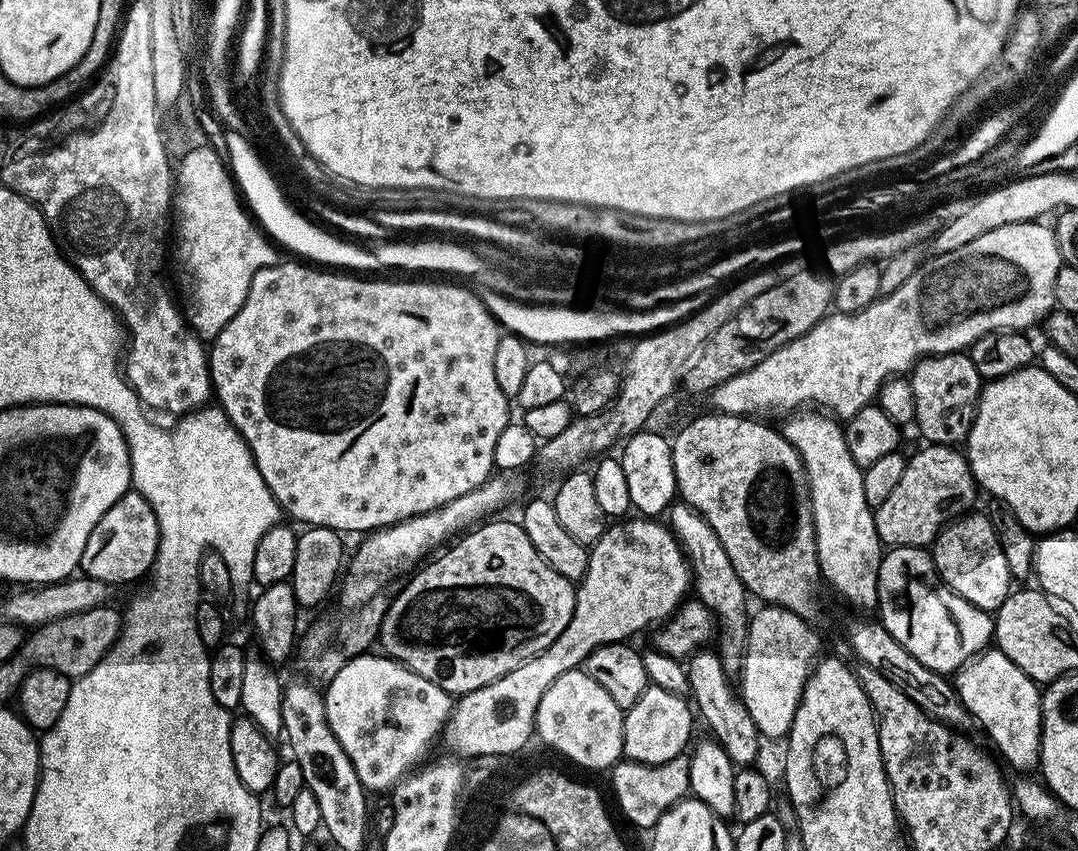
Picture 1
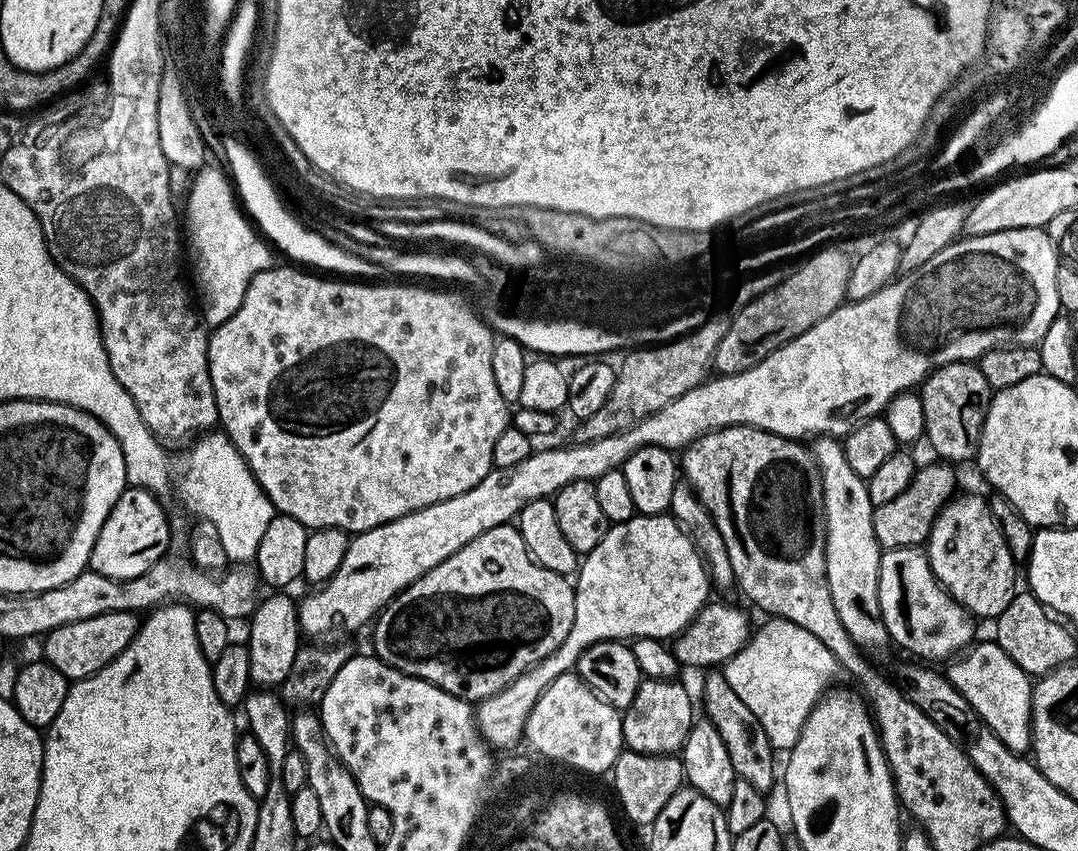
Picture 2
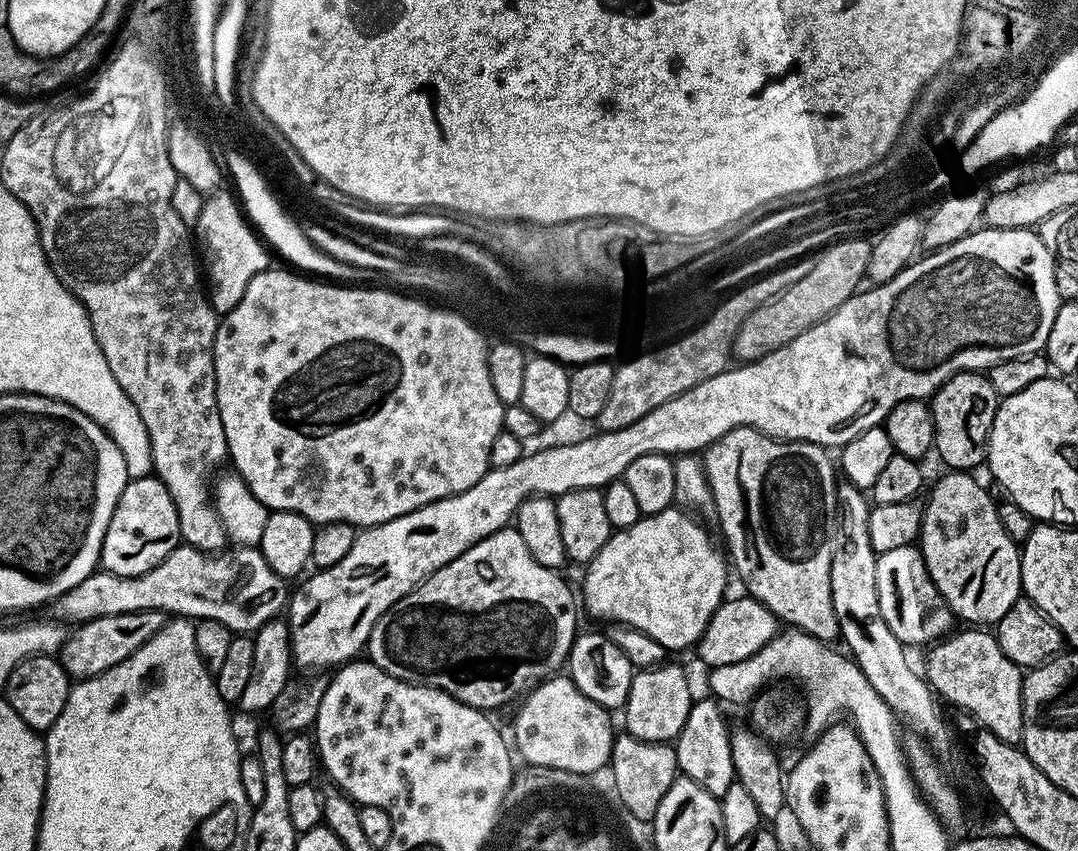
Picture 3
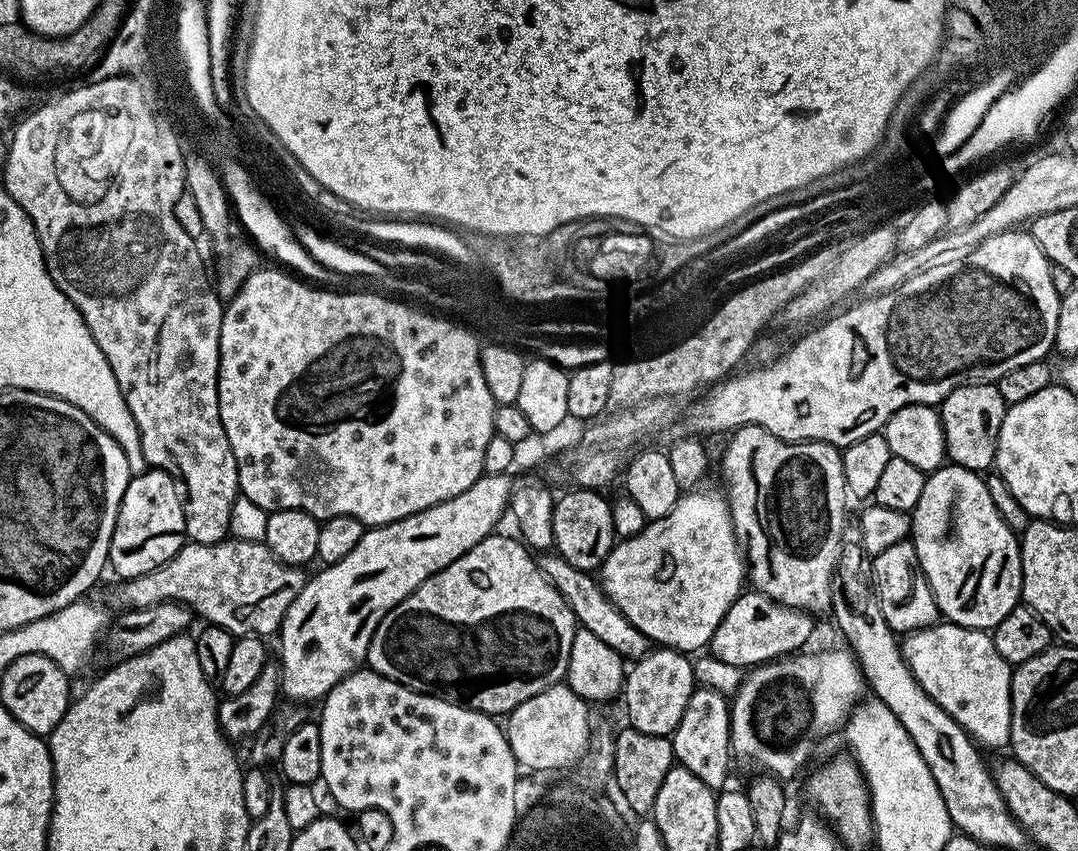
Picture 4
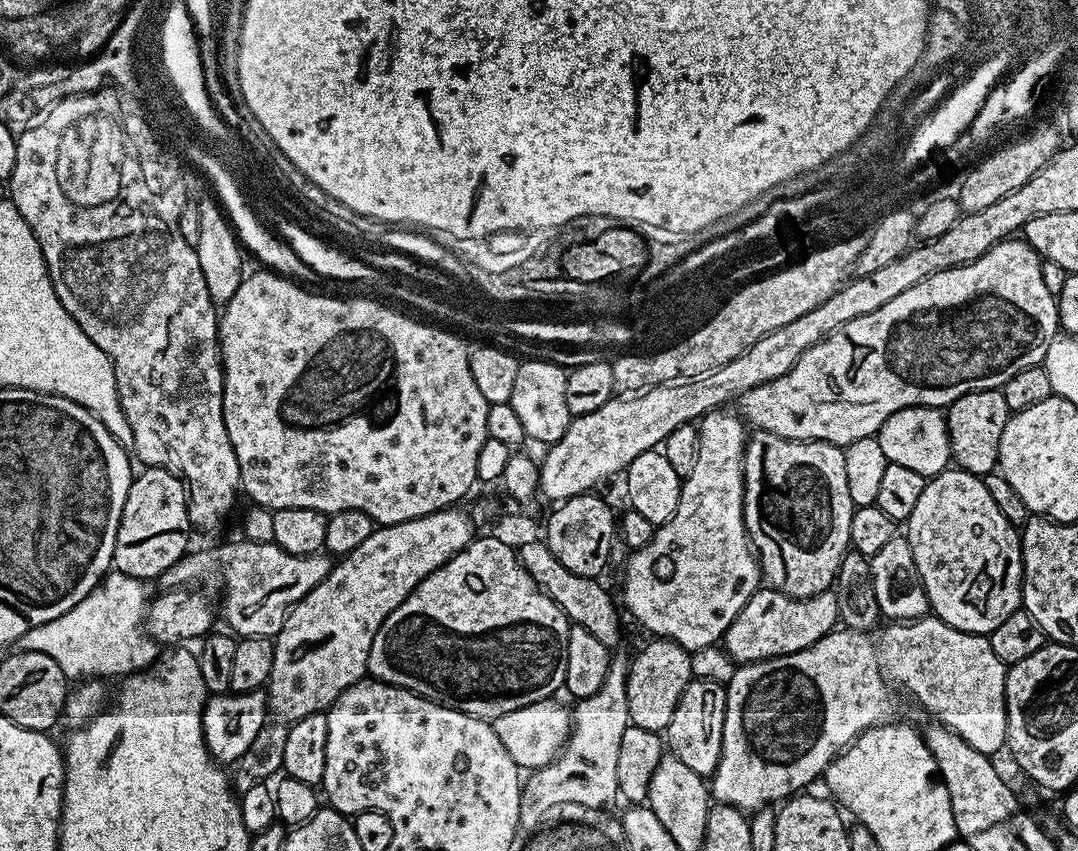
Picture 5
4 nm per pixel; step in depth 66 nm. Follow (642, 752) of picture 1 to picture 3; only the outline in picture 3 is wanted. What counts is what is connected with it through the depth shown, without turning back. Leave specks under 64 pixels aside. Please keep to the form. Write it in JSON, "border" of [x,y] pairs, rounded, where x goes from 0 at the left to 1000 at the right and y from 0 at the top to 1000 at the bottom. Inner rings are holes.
{"border":[[[617,778],[608,785],[591,788],[586,797],[584,816],[579,826],[577,840],[582,864],[598,870],[619,874],[626,871],[636,853],[636,844],[644,826],[642,808],[638,805],[638,794],[627,780]]]}

